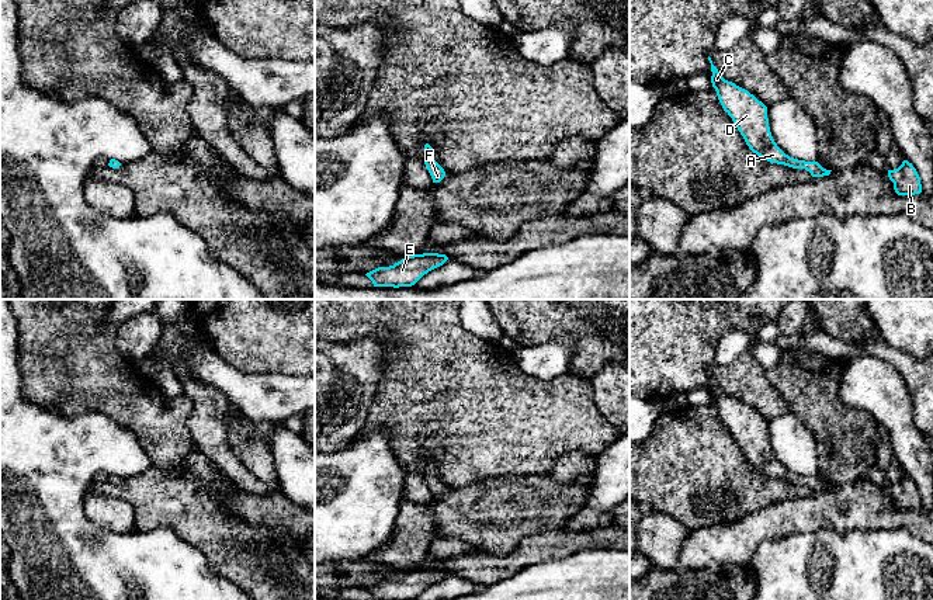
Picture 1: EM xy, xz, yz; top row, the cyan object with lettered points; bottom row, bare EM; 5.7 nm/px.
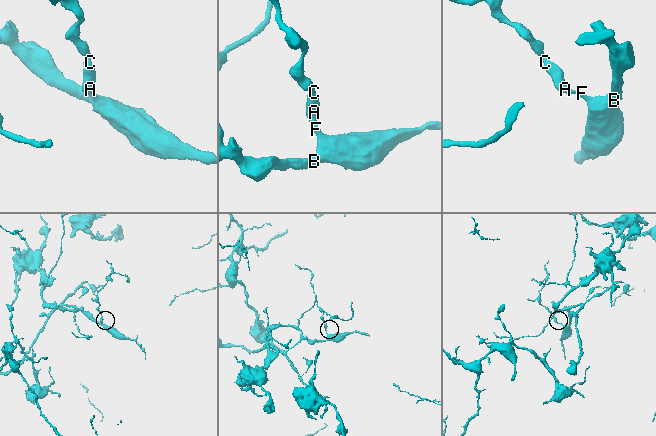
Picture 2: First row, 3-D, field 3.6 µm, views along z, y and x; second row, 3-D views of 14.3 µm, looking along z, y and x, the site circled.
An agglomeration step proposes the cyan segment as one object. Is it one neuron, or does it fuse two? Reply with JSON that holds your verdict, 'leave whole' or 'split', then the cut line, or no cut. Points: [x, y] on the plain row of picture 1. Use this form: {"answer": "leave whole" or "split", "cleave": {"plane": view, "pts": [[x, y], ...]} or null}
{"answer": "leave whole", "cleave": null}

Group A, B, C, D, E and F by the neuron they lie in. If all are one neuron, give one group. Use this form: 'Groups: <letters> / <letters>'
Groups: A B C D E F

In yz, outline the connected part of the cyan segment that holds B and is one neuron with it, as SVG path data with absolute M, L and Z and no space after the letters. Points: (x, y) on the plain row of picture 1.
M903 475L898 483L888 485L888 492L894 497L894 504L898 510L915 510L922 507L920 492L908 475Z

